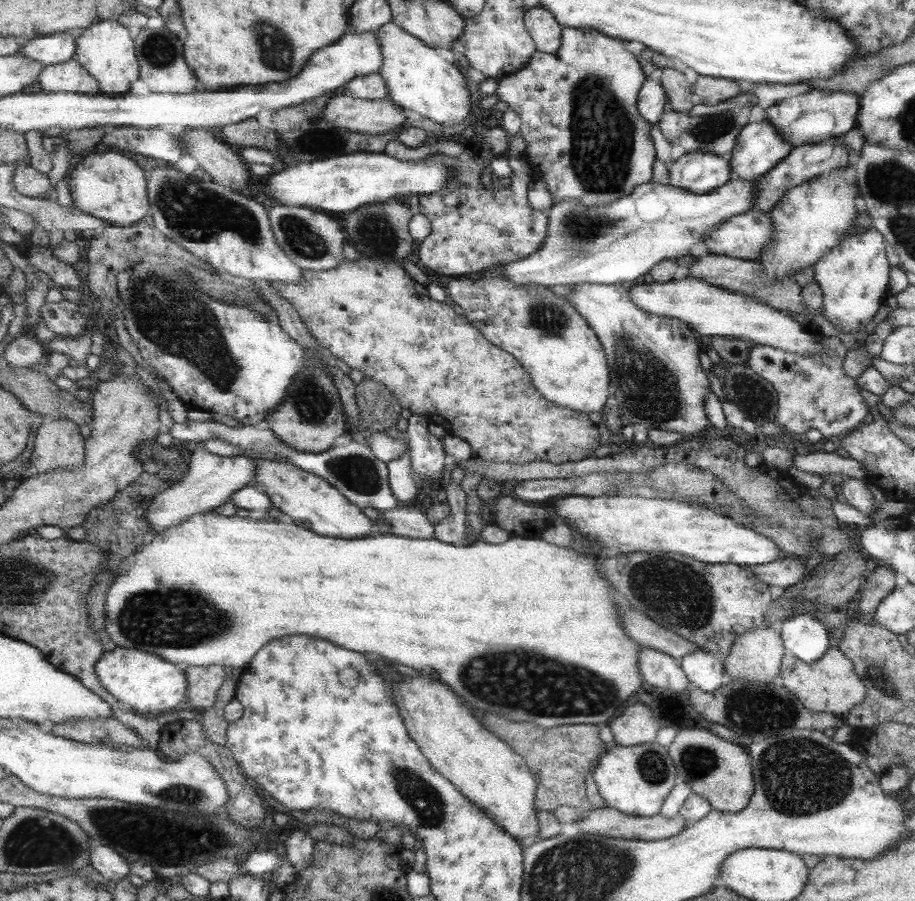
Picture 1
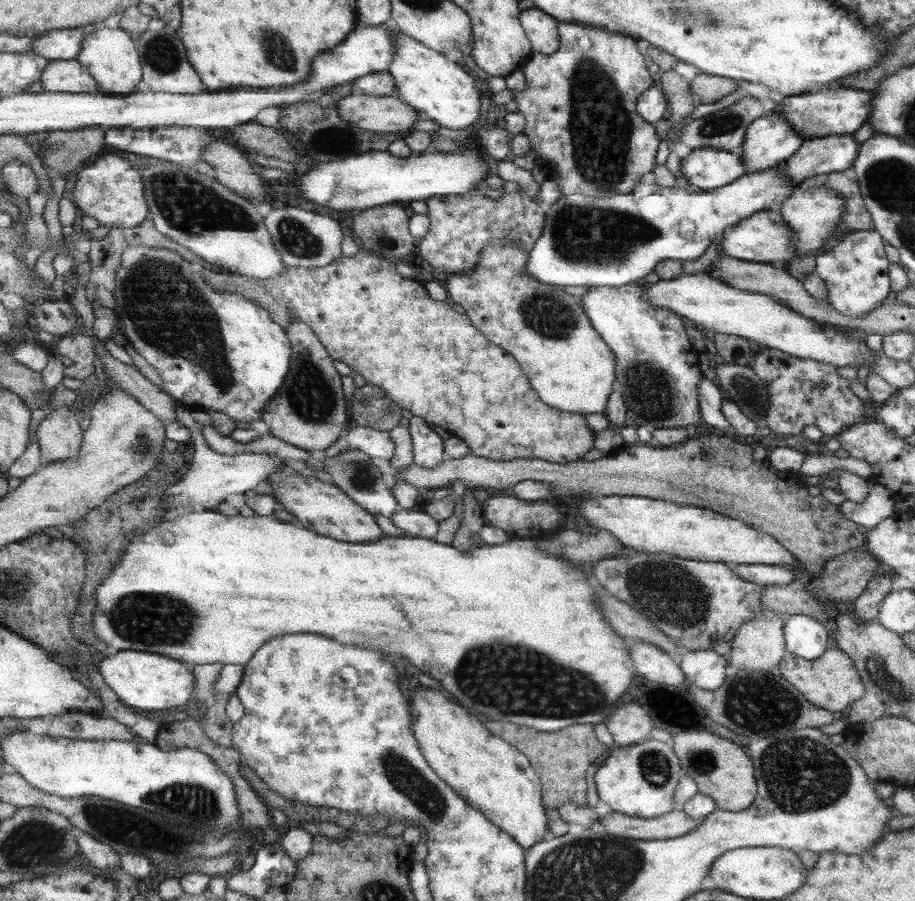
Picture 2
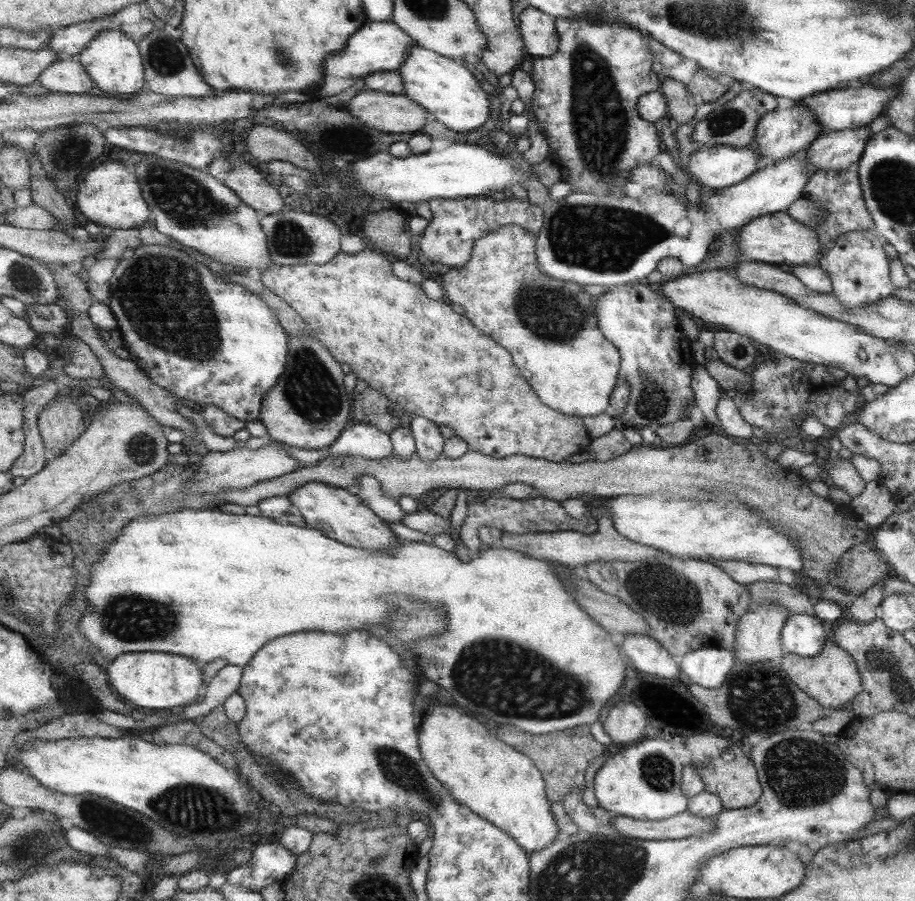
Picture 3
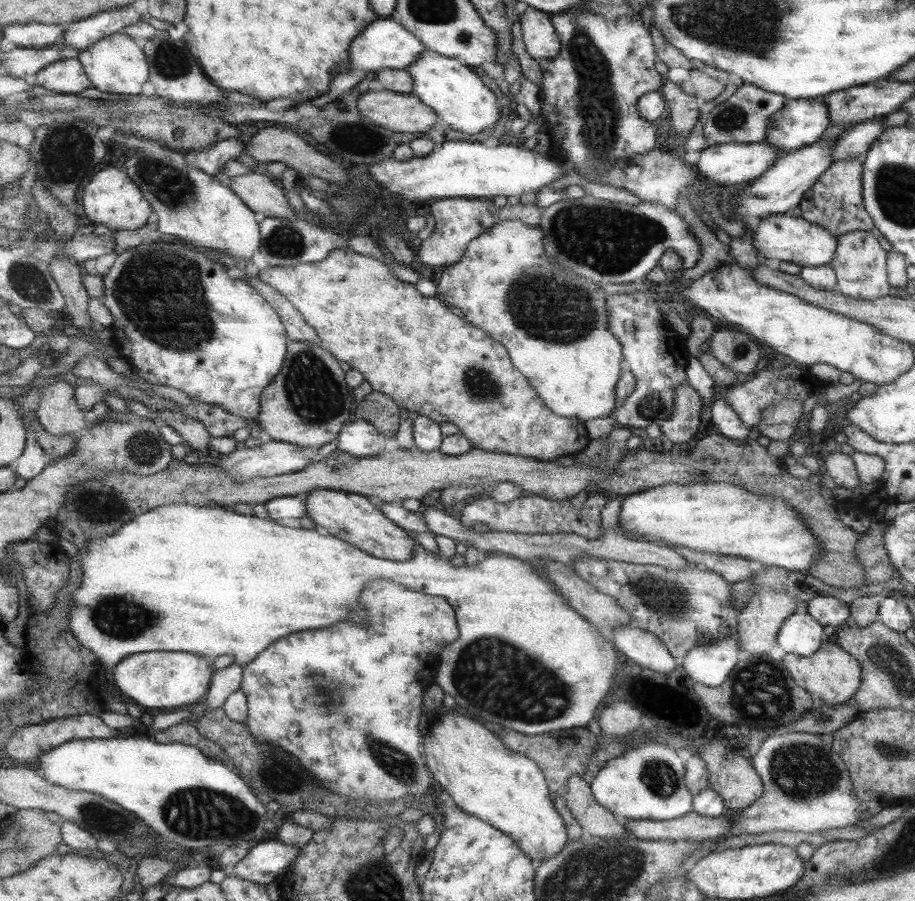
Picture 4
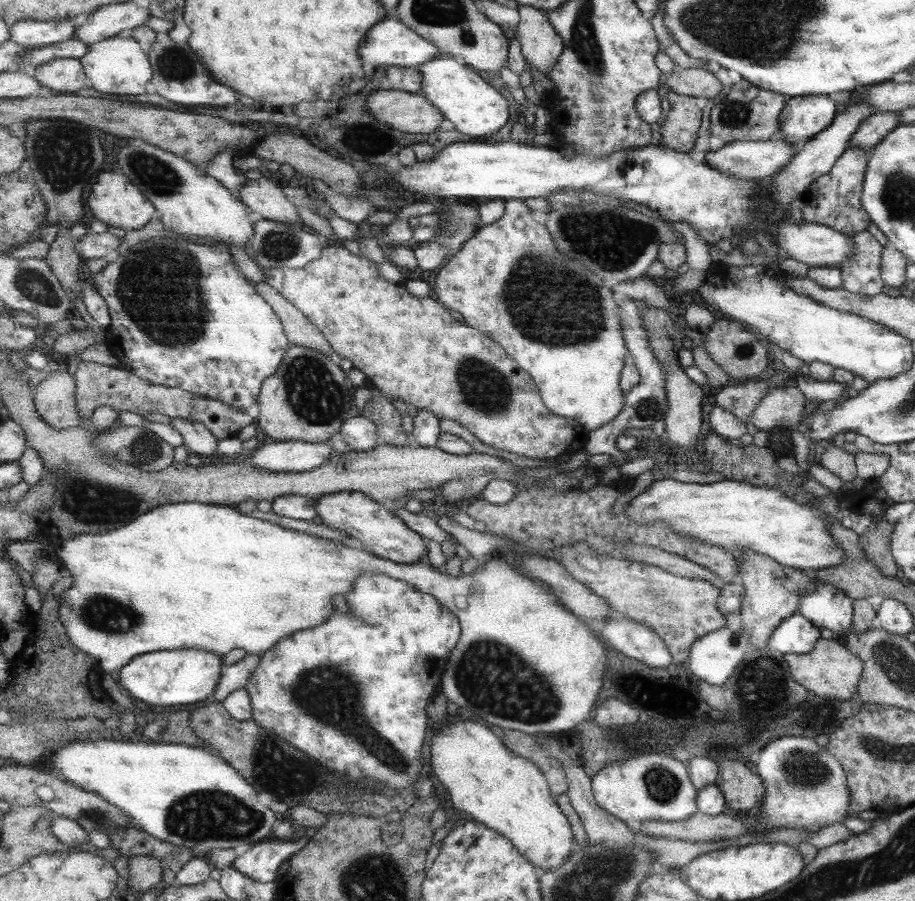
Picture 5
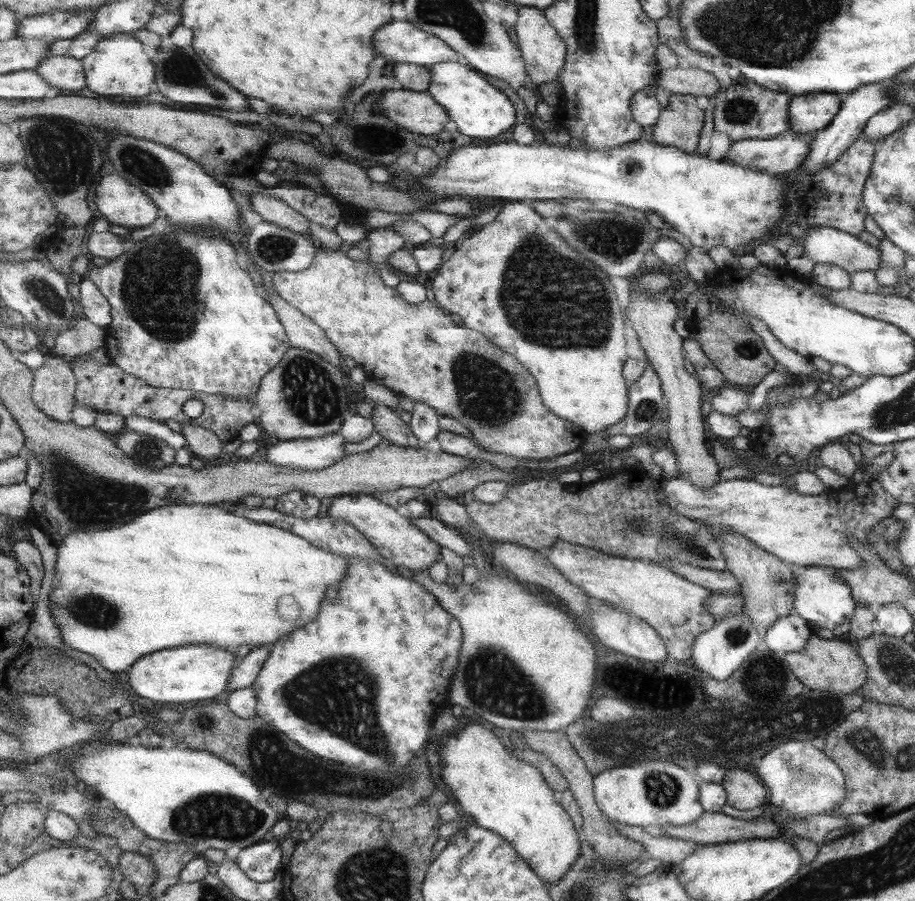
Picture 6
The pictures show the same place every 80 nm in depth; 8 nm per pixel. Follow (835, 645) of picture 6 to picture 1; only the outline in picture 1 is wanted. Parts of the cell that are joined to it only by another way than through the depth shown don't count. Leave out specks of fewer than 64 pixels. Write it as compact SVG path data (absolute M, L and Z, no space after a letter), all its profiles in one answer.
M832 644L819 660L811 663L801 662L788 651L781 657L781 674L778 682L807 711L815 713L830 713L840 715L860 705L863 698L867 697L867 688L863 688L863 680L856 672L853 672L851 659L844 655L834 644Z

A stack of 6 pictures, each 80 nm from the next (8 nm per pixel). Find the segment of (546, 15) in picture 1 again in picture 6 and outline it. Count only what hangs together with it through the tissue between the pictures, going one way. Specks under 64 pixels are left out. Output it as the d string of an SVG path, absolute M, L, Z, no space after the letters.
M523 7L517 11L518 17L513 31L518 40L517 49L524 62L524 73L528 76L531 87L556 80L557 73L564 65L567 44L556 33L551 23L538 8Z

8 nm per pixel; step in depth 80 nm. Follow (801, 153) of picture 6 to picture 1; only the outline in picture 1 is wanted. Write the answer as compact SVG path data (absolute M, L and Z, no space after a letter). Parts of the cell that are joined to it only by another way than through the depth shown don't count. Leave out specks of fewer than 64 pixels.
M684 153L668 165L668 184L691 194L707 194L731 176L728 161L716 154Z

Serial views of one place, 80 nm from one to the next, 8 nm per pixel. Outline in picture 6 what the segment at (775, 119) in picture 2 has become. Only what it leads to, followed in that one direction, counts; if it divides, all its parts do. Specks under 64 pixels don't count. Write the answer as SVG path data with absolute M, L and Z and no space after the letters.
M807 93L791 96L788 102L788 128L799 134L814 134L831 124L840 110L835 94Z

